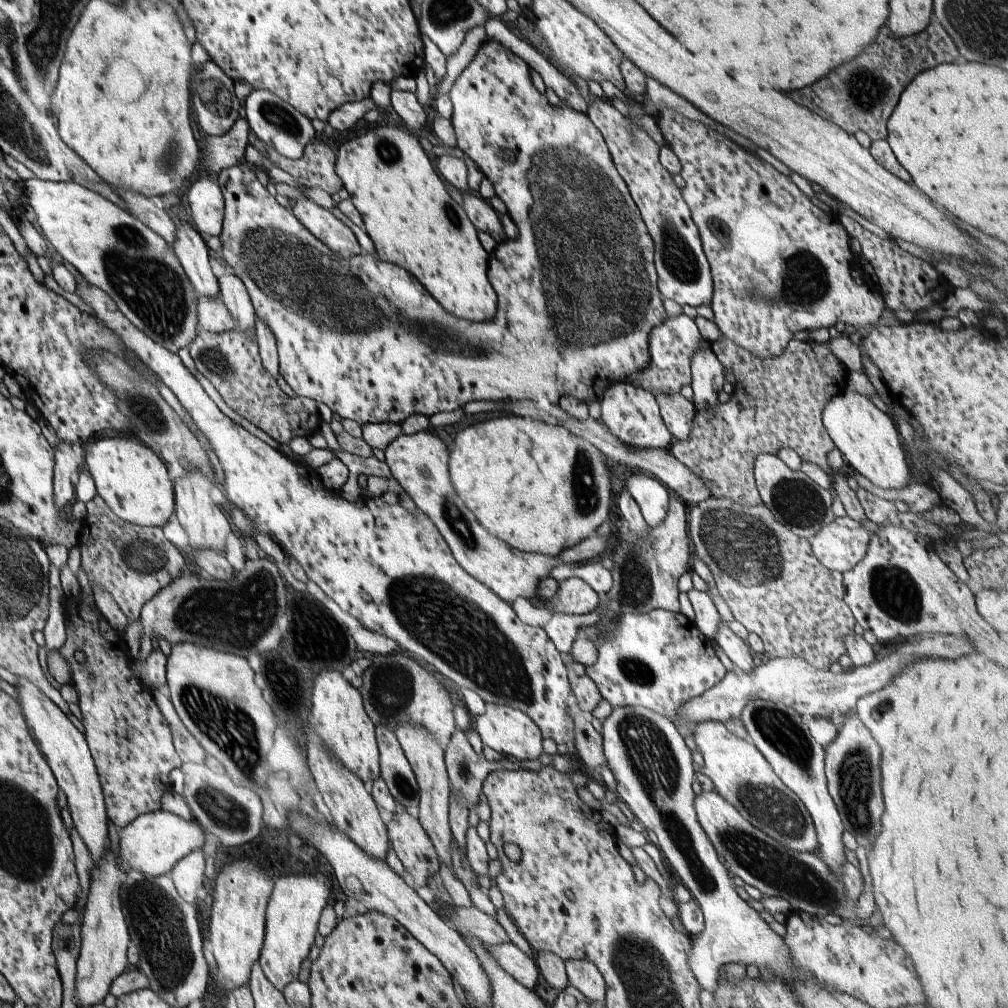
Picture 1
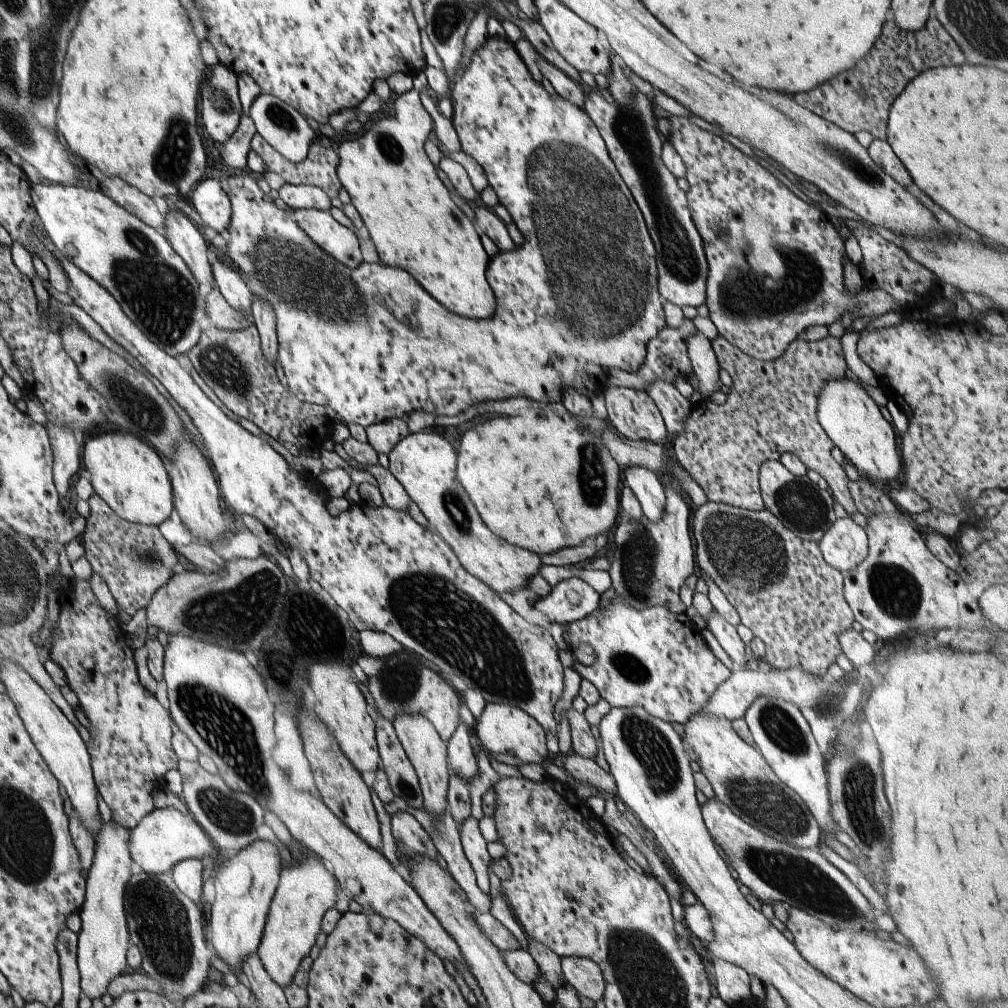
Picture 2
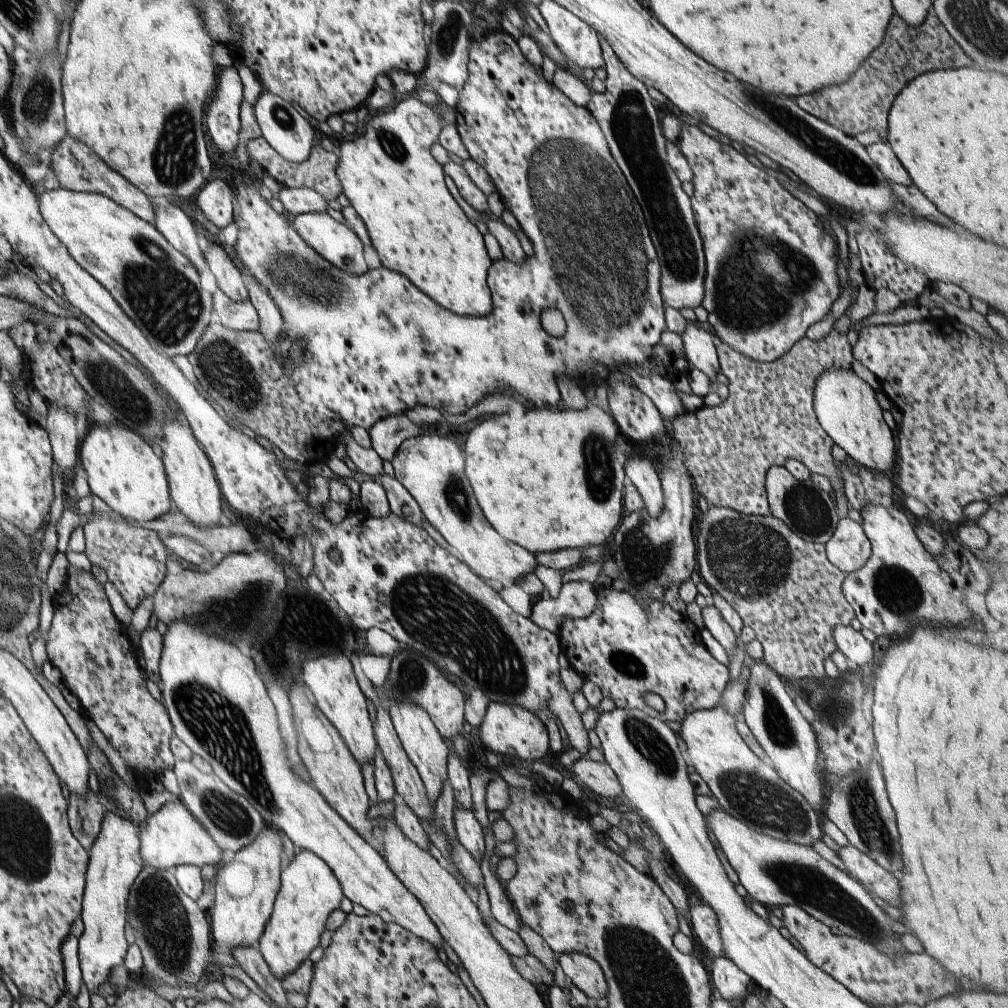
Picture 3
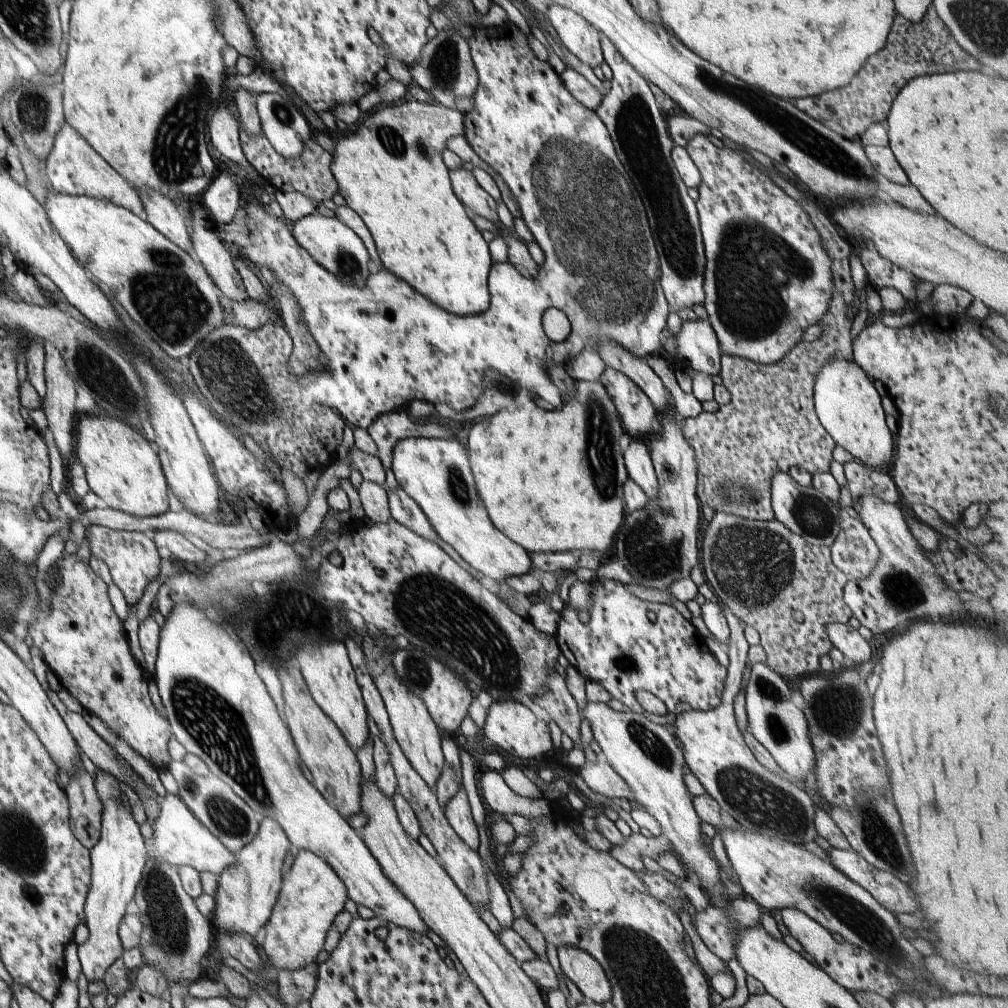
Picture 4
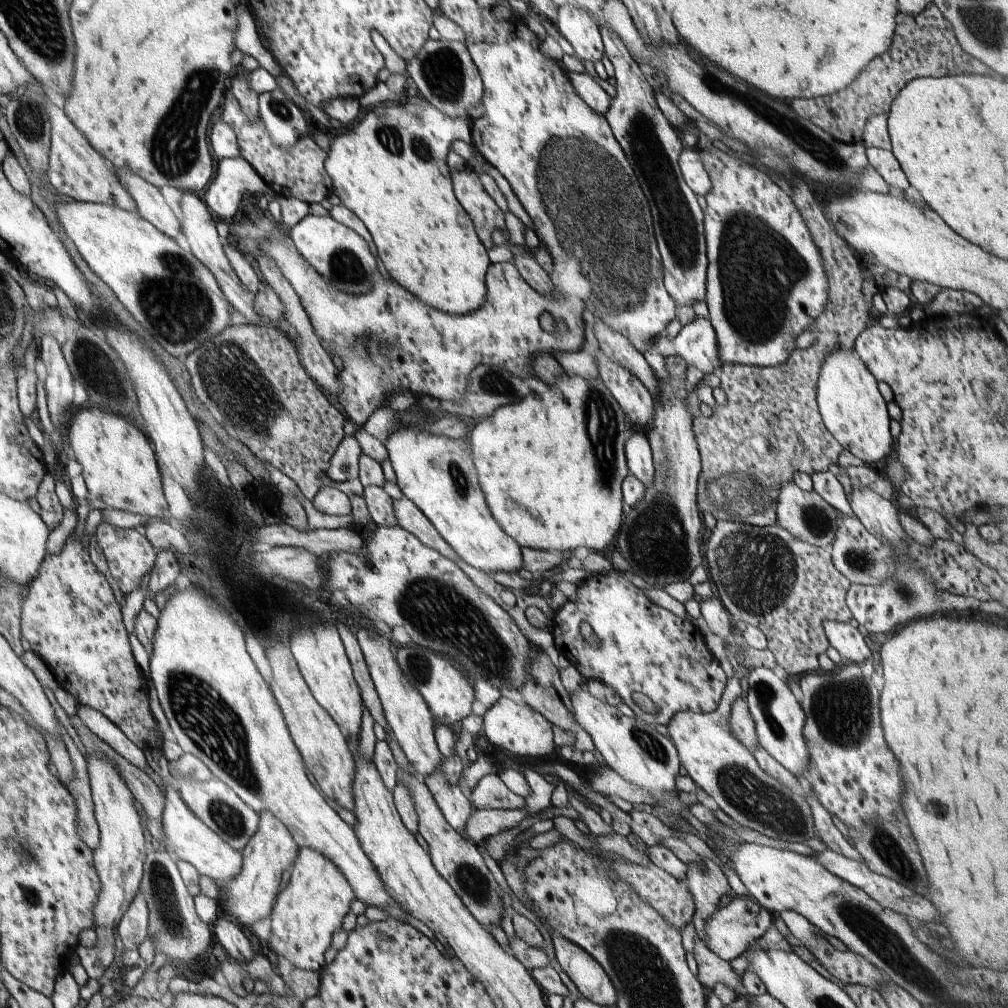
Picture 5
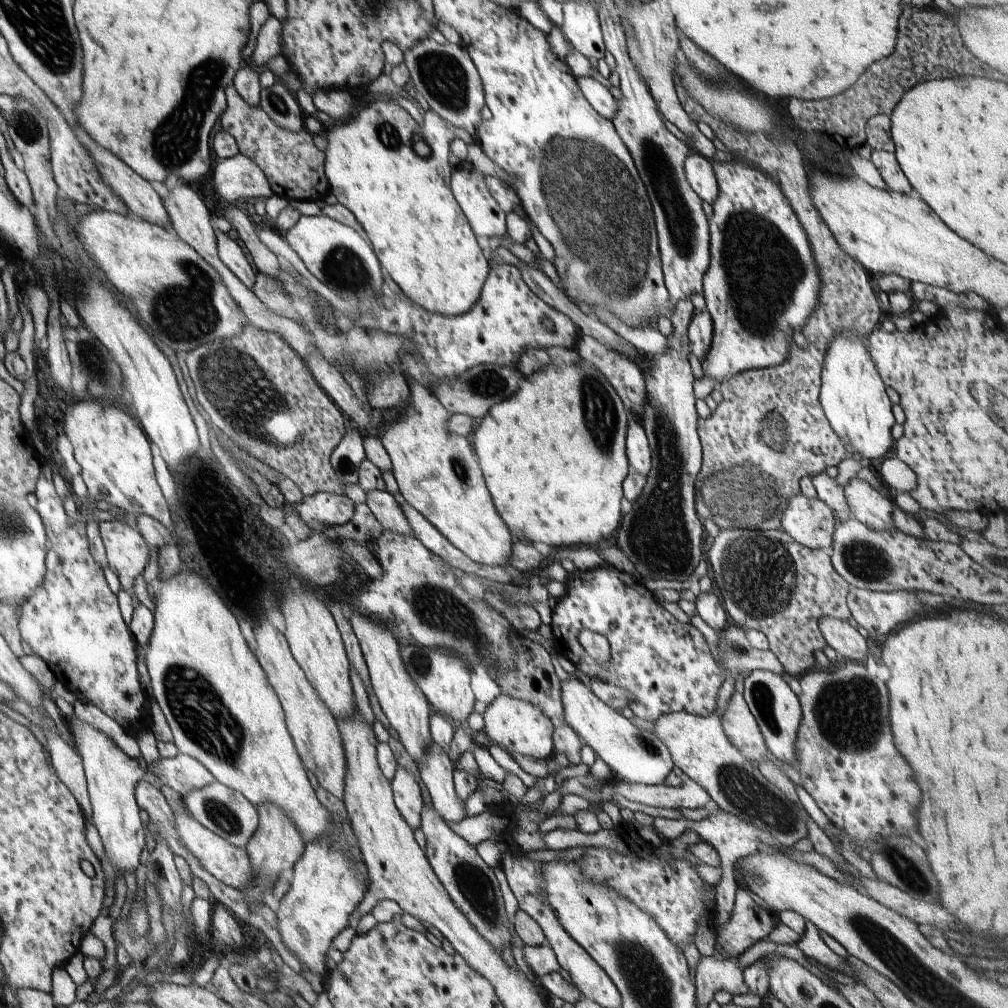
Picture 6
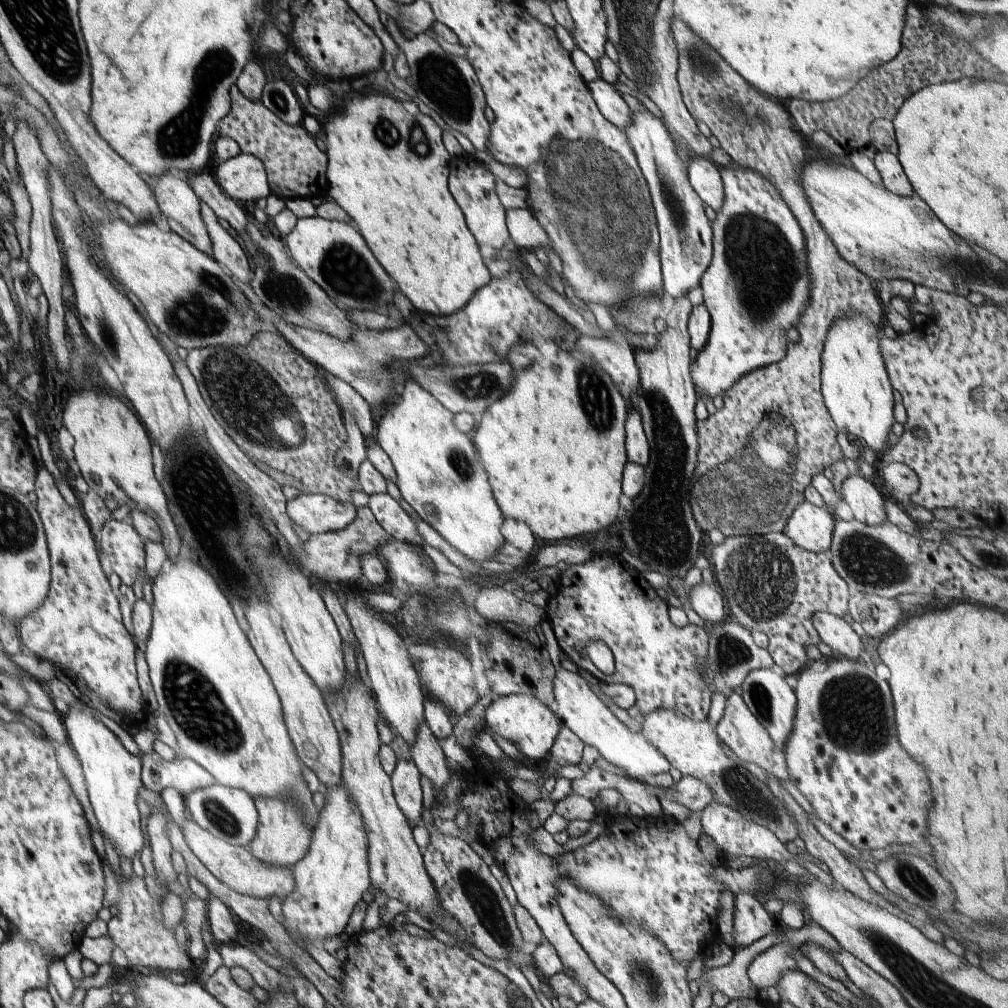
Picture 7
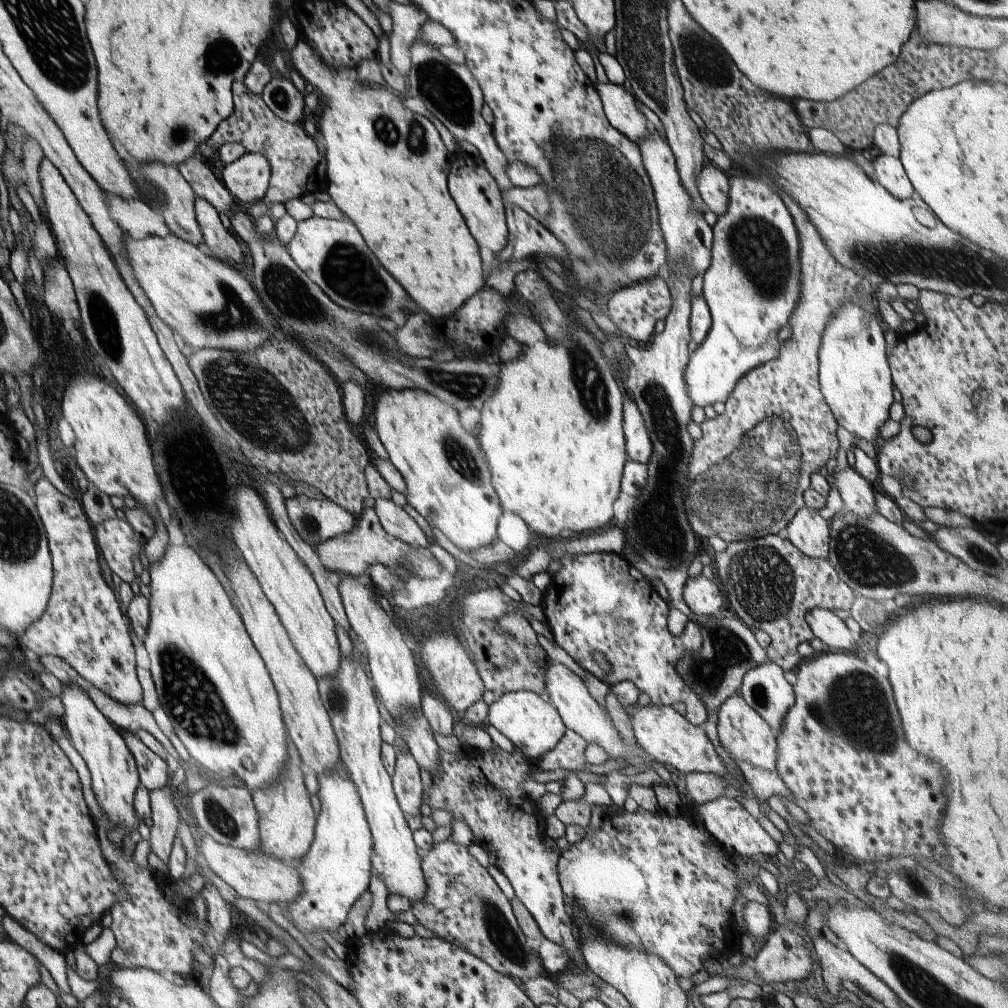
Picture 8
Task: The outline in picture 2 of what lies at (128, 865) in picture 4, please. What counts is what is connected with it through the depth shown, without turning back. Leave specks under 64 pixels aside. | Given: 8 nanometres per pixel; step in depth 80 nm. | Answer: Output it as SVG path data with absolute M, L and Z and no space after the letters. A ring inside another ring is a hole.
M111 820L95 834L94 858L87 870L86 898L78 911L82 928L77 942L77 965L81 974L81 991L91 1000L106 994L112 980L129 970L127 950L129 930L124 908L126 886L132 878L131 829Z

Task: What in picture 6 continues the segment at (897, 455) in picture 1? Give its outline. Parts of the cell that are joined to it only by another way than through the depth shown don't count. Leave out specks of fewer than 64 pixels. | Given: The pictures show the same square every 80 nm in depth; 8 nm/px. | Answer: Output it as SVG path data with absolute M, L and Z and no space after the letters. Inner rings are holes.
M840 331L832 339L832 342L829 342L821 370L820 402L830 426L844 443L844 446L852 445L857 458L869 458L873 463L878 464L891 455L894 443L891 430L896 423L892 413L893 405L886 393L887 386L869 353L868 340L868 335L857 335L852 331Z

